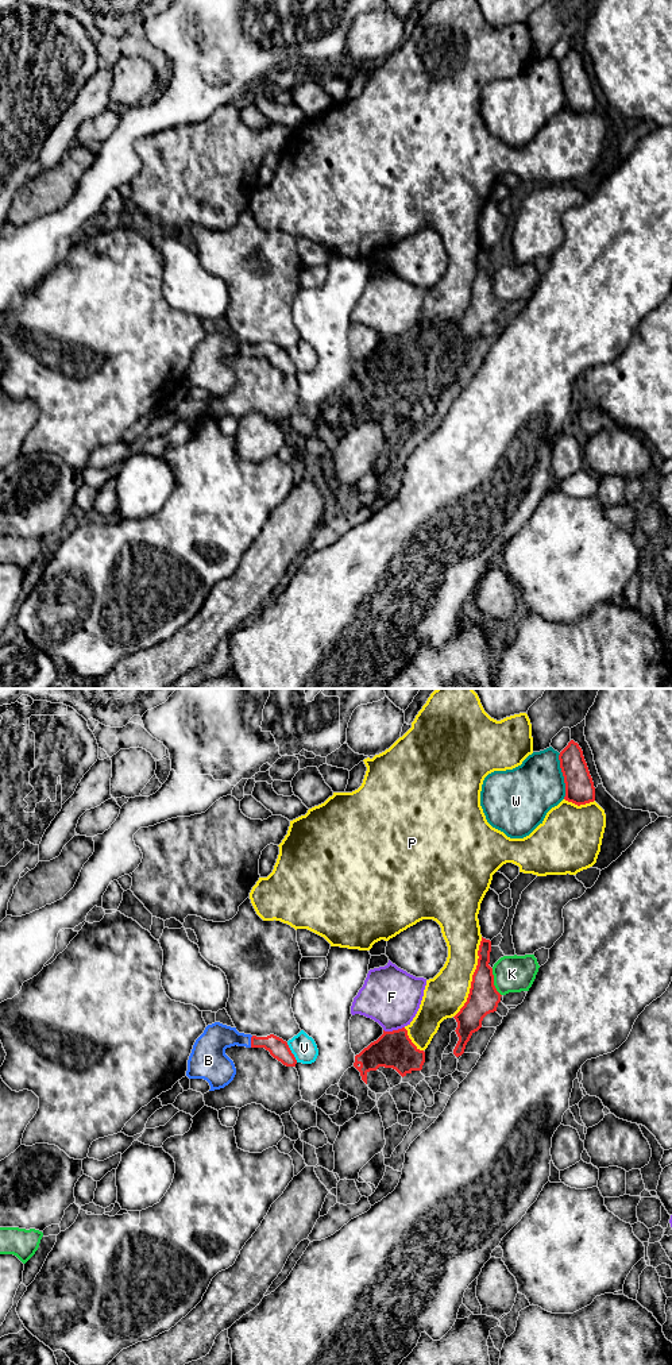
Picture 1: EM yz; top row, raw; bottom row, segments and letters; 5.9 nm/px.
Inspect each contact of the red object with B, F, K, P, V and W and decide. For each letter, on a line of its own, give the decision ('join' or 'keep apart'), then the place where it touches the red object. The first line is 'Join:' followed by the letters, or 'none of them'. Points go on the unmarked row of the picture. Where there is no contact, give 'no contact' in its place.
Join: B
B: join | yz (251, 350)
F: keep apart | yz (393, 339)
K: keep apart | yz (493, 290)
P: keep apart | yz (472, 286)
V: keep apart | yz (290, 361)
W: keep apart | yz (563, 84)

